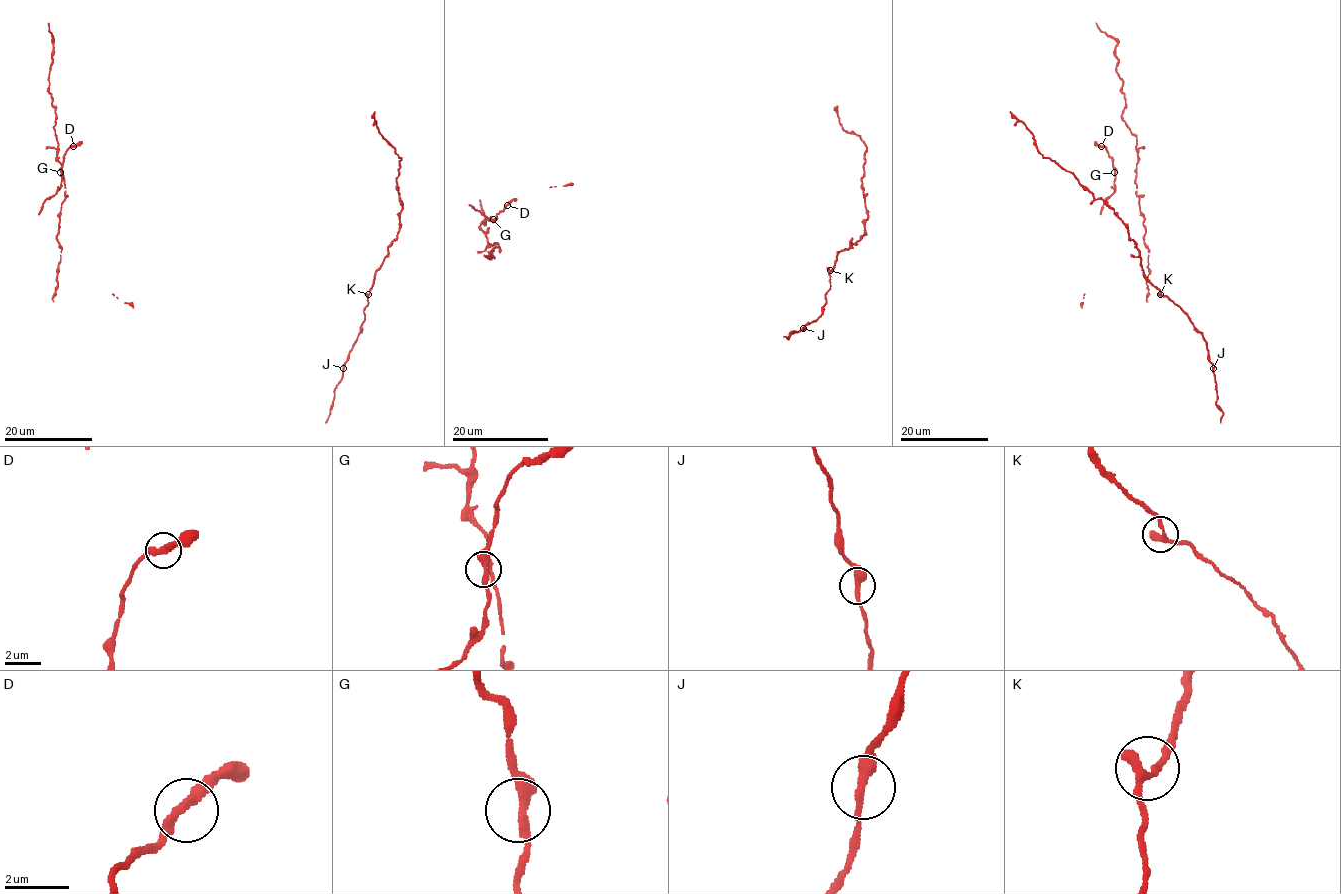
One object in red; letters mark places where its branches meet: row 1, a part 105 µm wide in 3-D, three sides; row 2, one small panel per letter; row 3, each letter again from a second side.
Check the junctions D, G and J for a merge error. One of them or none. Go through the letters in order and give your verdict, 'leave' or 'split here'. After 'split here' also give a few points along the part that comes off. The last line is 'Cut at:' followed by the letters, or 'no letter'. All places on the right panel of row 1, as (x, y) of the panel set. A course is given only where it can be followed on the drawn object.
D: leave
G: leave
J: leave
Cut at: no letter

